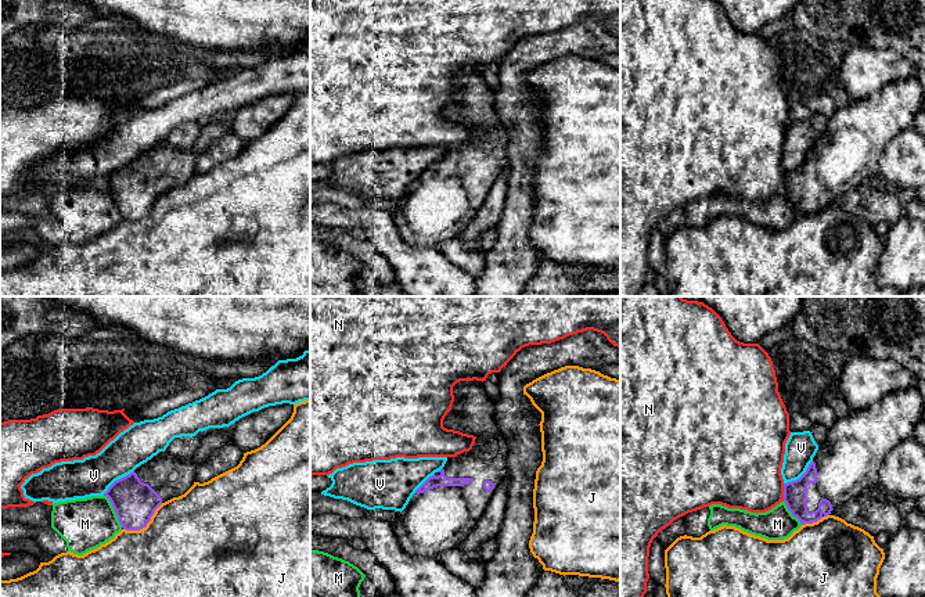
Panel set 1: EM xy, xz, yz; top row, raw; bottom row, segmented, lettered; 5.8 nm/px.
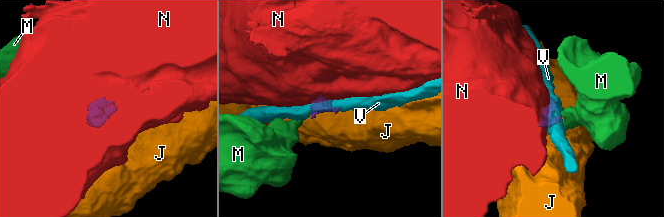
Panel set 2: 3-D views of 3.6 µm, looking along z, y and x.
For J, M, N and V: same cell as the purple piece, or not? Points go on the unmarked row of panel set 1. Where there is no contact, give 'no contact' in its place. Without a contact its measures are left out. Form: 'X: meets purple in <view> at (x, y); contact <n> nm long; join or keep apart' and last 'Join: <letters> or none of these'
J: meets purple in xy at (146, 215); contact 280 nm long; keep apart
M: meets purple in xy at (115, 201); contact 220 nm long; keep apart
N: meets purple in yz at (784, 182); contact 100 nm long; keep apart
V: meets purple in xy at (118, 169); contact 240 nm long; keep apart
Join: none of these

